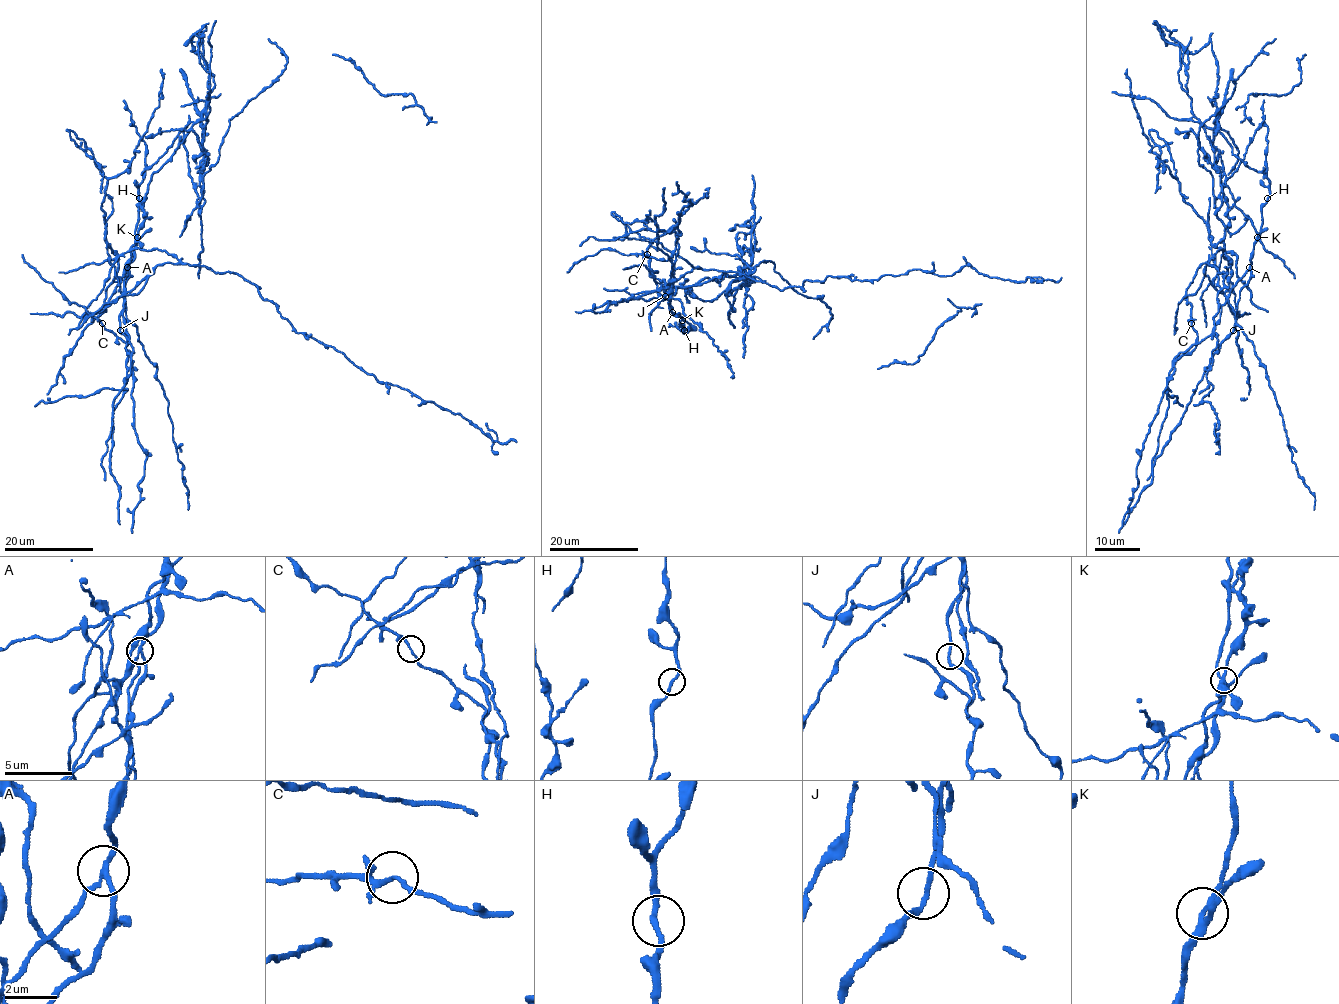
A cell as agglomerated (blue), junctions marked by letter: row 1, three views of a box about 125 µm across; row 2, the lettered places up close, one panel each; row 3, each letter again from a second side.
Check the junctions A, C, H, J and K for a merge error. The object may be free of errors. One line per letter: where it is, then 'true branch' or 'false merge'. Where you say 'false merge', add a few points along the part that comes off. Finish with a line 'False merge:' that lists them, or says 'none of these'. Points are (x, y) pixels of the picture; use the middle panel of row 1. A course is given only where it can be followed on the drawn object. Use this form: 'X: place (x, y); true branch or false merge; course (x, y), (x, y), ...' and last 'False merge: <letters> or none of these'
A: place (672, 312); false merge
C: place (647, 254); true branch
H: place (684, 330); true branch
J: place (665, 296); true branch
K: place (682, 320); true branch
False merge: A

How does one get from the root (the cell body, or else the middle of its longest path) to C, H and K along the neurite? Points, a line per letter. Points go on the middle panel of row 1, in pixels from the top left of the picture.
C: (715, 280), (678, 287), (725, 272), (694, 268), (669, 289), (678, 244), (670, 260), (647, 254)
H: (715, 280), (703, 278), (688, 292), (678, 287), (725, 272), (694, 268), (668, 287), (684, 330)
K: (715, 280), (703, 278), (688, 292), (678, 287), (725, 272), (694, 268), (668, 287), (672, 311), (682, 319)

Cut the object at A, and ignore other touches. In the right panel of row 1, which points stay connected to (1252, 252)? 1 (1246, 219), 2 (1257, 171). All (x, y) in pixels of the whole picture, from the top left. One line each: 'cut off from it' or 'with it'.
1: cut off from it
2: cut off from it

